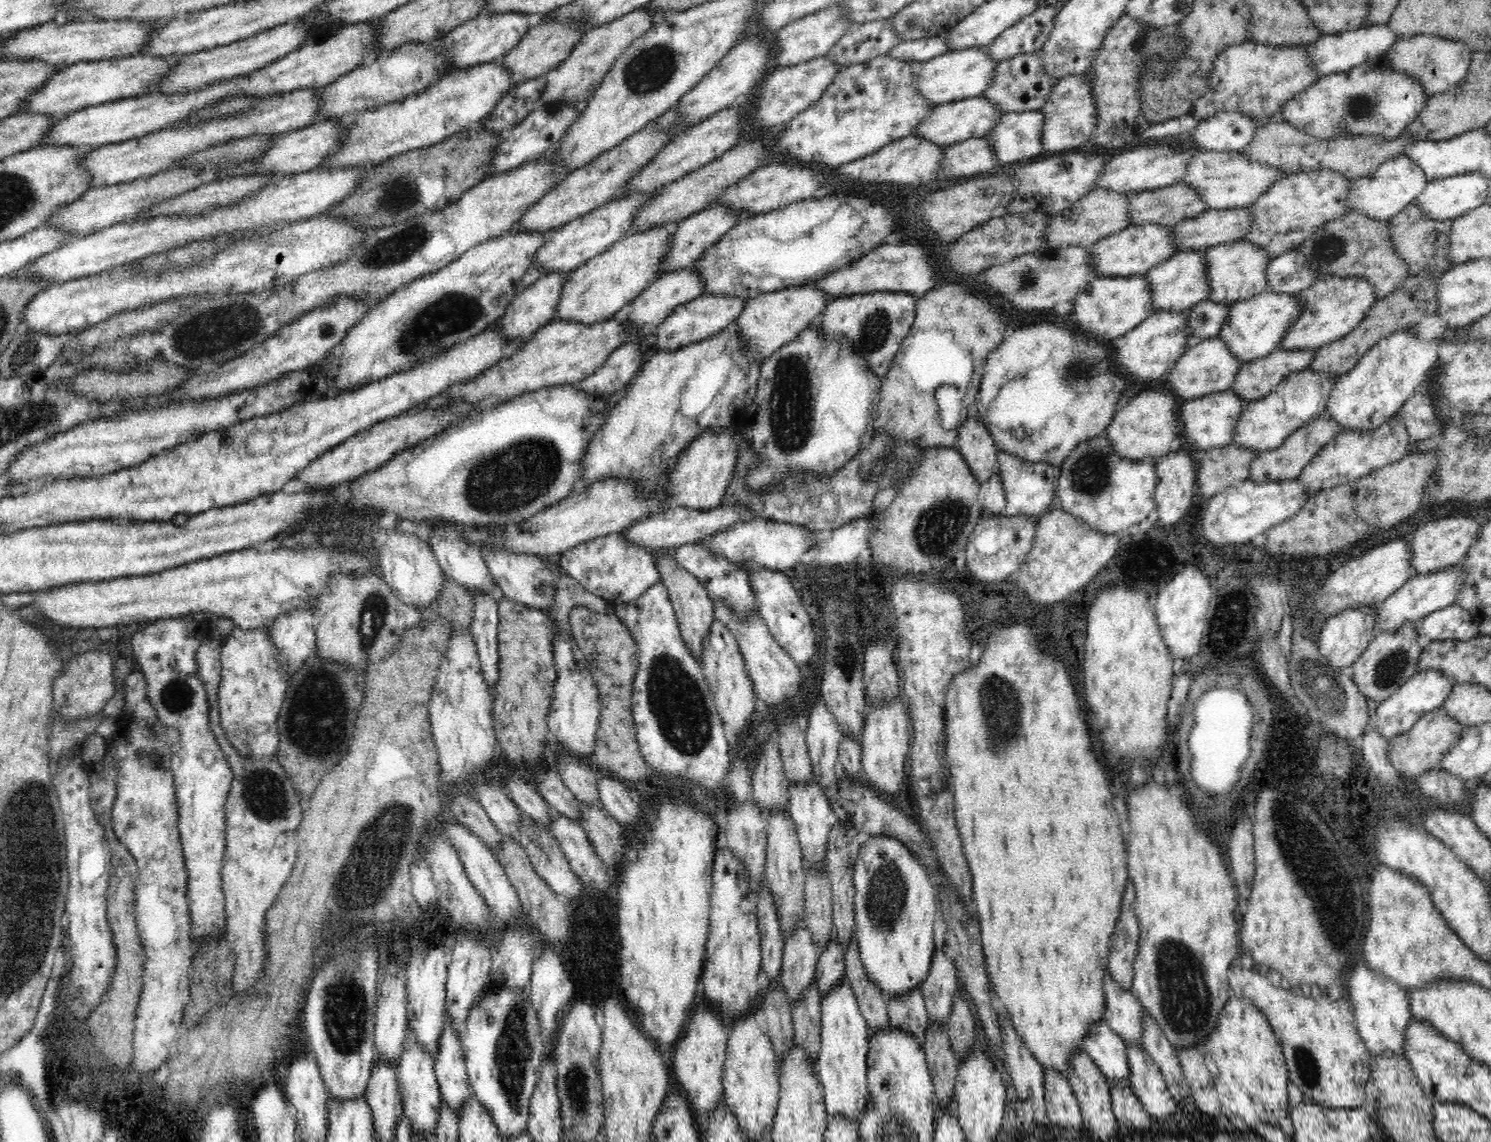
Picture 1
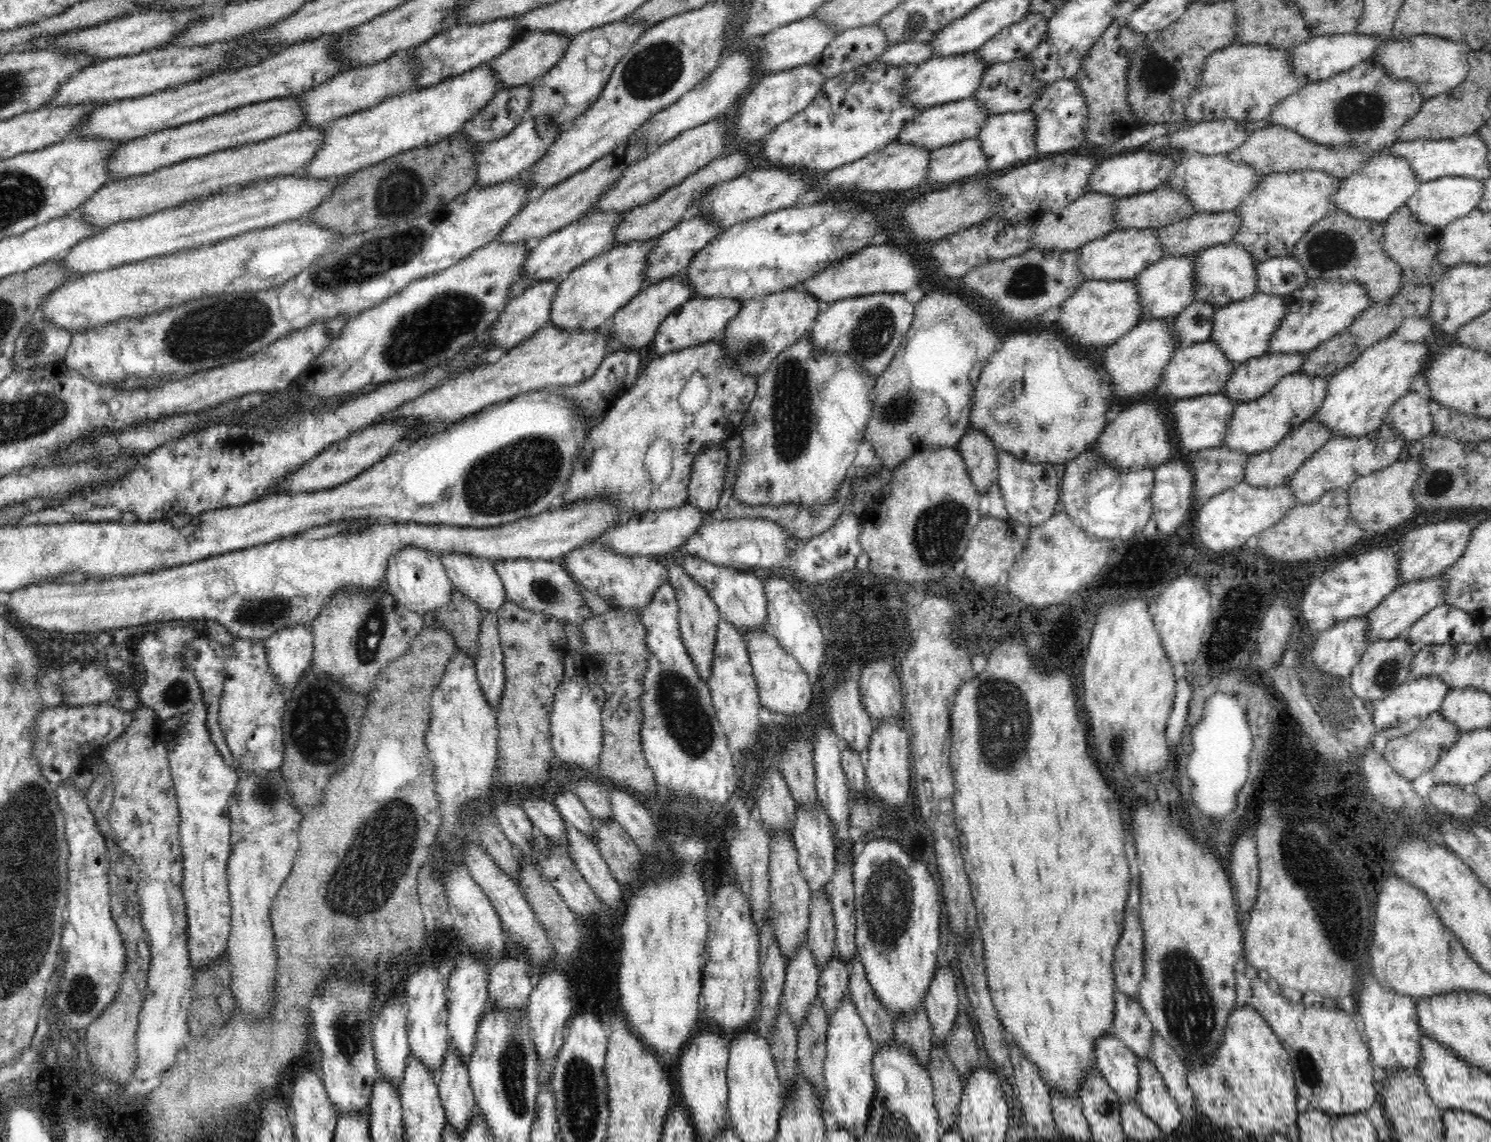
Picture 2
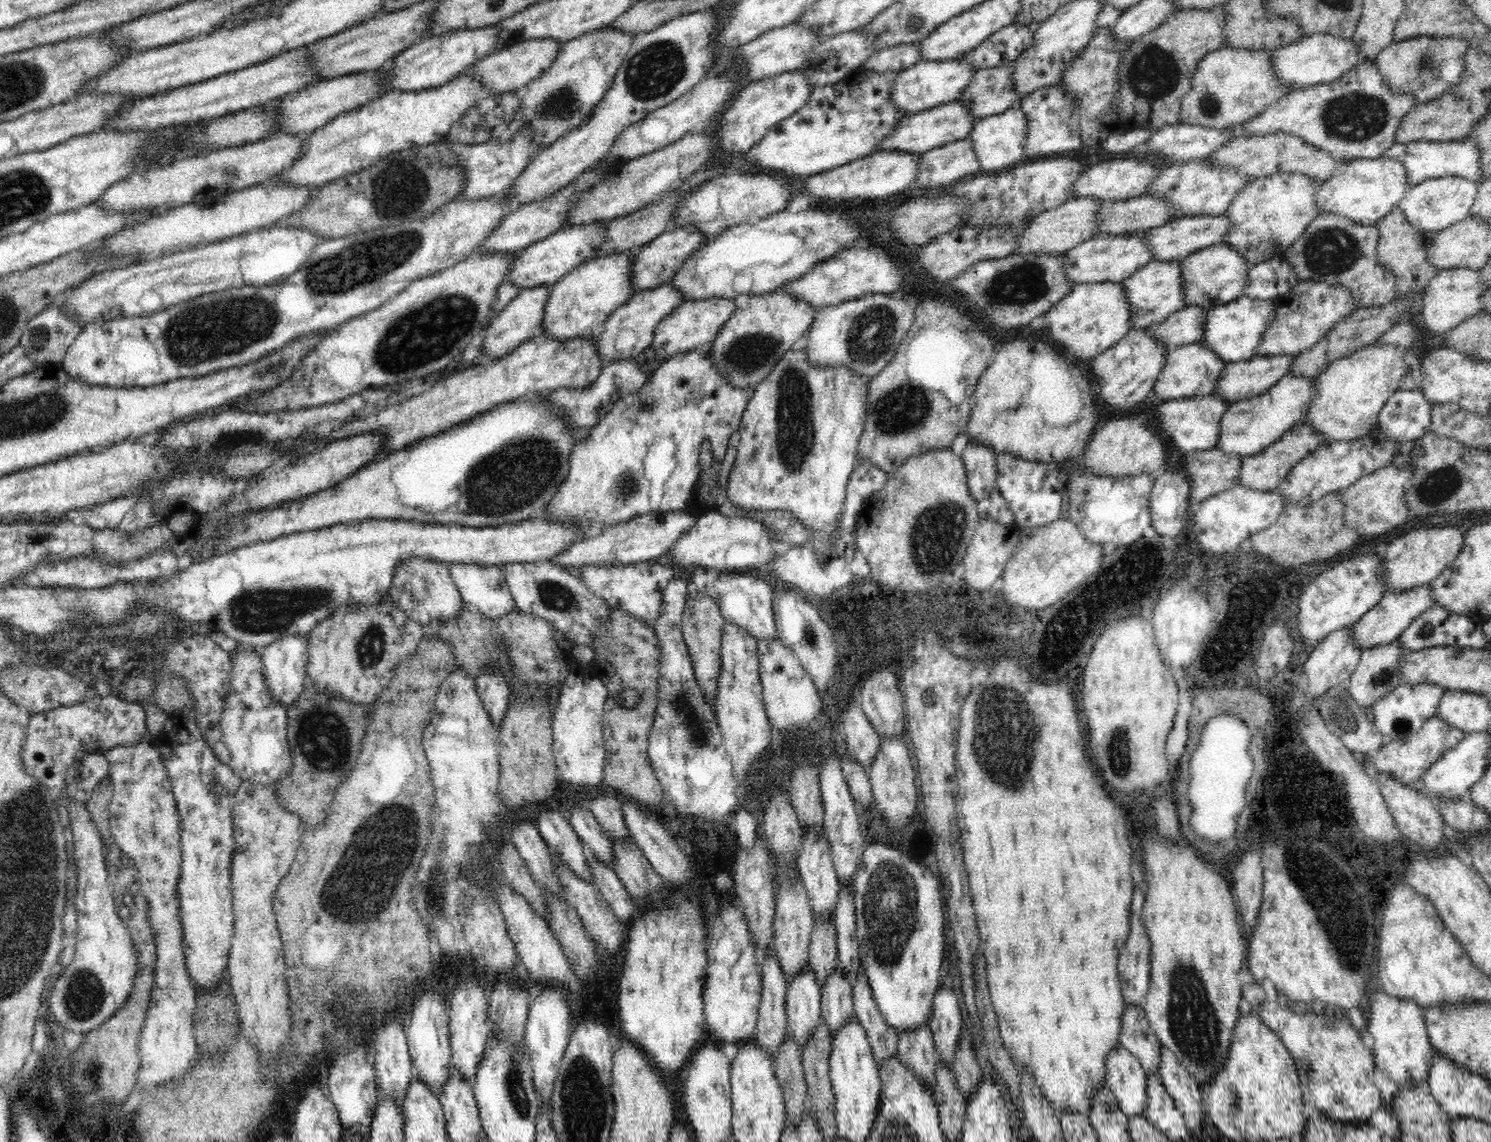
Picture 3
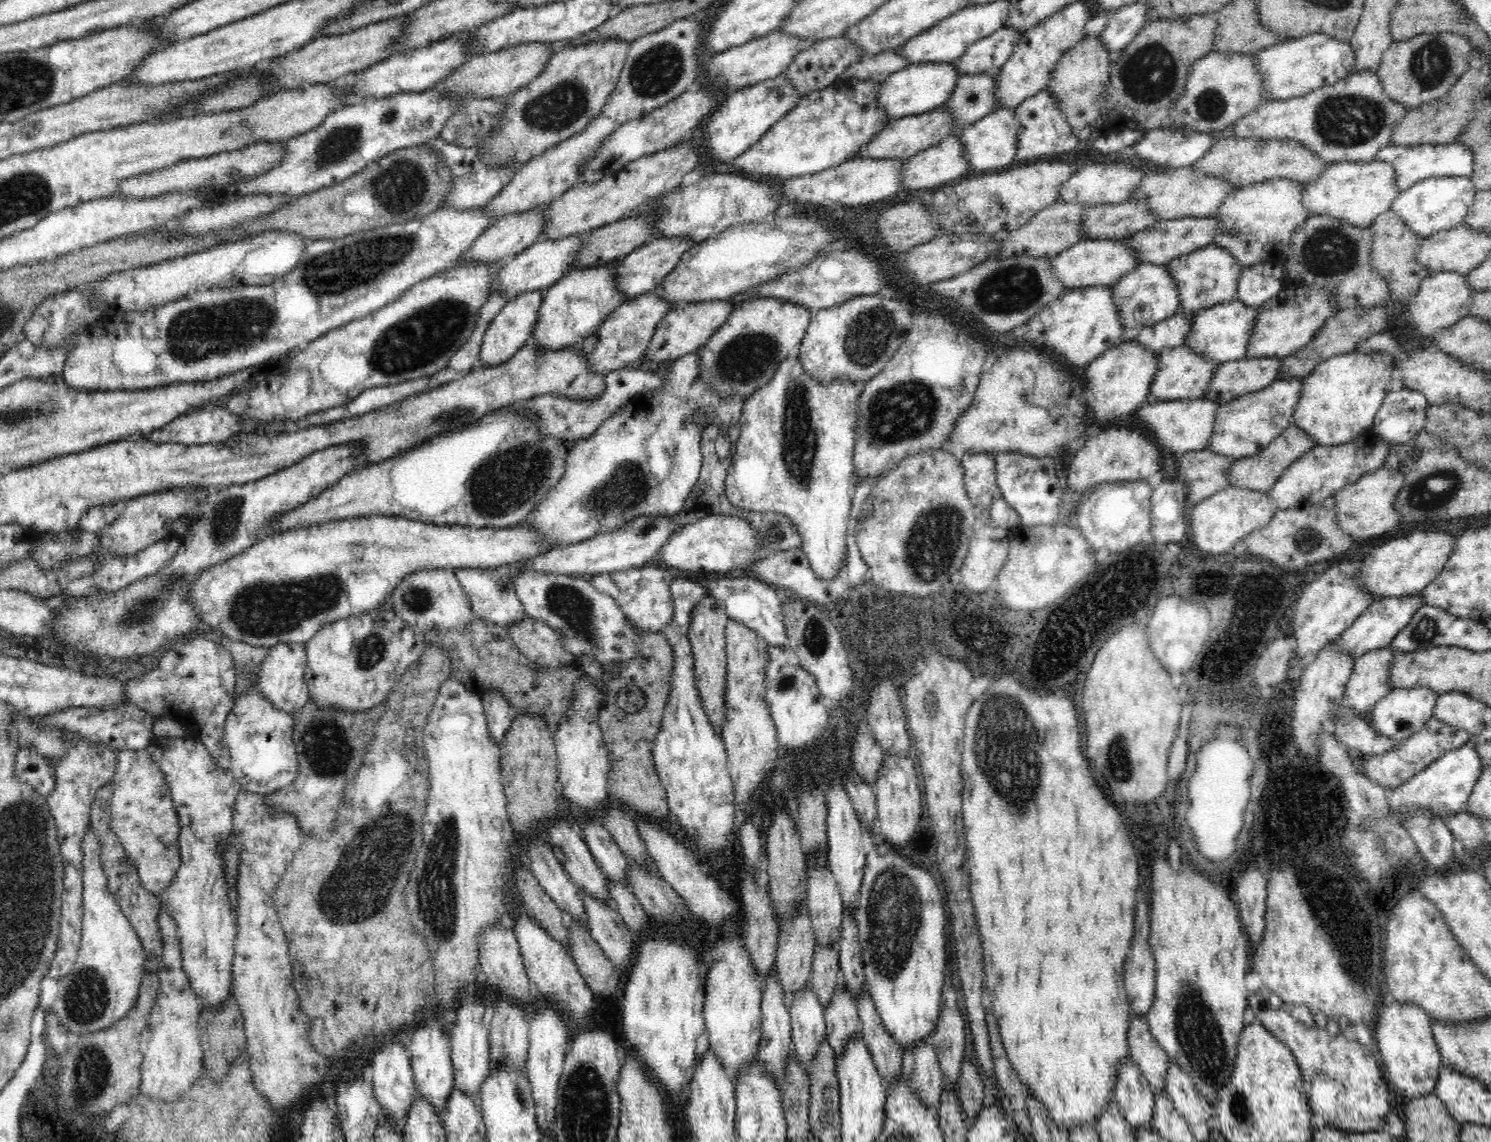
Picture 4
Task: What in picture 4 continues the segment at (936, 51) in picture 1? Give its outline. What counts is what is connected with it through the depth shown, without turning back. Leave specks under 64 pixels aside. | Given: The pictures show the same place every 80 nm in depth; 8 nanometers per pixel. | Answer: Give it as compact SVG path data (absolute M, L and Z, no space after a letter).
M886 49L872 56L862 56L862 60L854 62L840 77L855 76L858 79L874 79L882 83L890 74L898 72L898 70L908 65L902 51L899 49Z

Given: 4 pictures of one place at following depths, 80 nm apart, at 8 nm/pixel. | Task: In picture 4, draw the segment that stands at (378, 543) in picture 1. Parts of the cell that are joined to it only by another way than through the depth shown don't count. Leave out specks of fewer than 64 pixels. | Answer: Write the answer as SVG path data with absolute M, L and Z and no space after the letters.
M425 568L410 573L397 584L390 601L396 617L408 624L414 632L422 632L423 634L432 630L464 632L464 628L470 626L475 617L472 604L468 601L466 593L452 569Z

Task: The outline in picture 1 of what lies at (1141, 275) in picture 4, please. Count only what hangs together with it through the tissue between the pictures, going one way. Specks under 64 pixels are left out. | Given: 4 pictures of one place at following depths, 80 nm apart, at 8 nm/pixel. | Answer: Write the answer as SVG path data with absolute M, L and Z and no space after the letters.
M1206 250L1178 251L1168 261L1158 267L1150 268L1144 275L1152 289L1152 305L1154 312L1167 310L1168 312L1187 312L1194 308L1195 304L1208 299L1210 294L1210 279L1206 273L1207 252Z

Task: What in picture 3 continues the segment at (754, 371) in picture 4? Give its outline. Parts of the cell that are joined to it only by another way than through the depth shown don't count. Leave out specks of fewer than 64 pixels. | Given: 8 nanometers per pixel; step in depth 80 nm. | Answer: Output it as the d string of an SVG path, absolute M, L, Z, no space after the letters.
M776 289L766 294L752 294L746 308L740 308L732 314L722 330L713 340L710 350L712 364L722 373L726 381L740 388L754 388L765 379L782 355L794 342L810 330L817 310L806 300Z

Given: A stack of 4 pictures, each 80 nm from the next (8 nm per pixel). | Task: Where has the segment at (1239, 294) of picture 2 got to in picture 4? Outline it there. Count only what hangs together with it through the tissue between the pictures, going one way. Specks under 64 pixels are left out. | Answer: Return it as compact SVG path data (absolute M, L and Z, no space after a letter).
M1214 243L1194 251L1168 264L1170 275L1174 277L1174 284L1178 289L1180 310L1189 315L1234 299L1238 294L1238 276L1244 269L1230 252Z

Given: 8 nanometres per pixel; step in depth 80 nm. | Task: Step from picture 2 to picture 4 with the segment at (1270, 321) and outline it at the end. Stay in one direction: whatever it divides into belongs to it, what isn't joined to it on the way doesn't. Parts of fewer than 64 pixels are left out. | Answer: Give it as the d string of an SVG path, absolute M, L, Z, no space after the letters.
M1236 296L1230 302L1217 304L1193 314L1188 340L1184 342L1192 351L1204 355L1220 364L1228 361L1246 359L1246 346L1254 332L1256 316L1261 307L1250 307Z

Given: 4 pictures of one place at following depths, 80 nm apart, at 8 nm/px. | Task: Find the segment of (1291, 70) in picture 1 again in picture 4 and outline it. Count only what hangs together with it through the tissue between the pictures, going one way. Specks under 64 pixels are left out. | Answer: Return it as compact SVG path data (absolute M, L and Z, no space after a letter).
M1209 52L1192 65L1185 85L1170 114L1174 119L1173 127L1190 128L1195 132L1214 131L1225 135L1236 121L1269 101L1264 95L1264 83L1258 75L1256 54L1253 53Z

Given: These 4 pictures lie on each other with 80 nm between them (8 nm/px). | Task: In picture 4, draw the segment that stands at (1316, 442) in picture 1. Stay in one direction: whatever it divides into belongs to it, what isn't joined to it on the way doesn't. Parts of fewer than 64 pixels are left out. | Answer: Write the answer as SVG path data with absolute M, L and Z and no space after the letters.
M1294 424L1286 427L1286 430L1282 430L1280 436L1276 436L1276 438L1258 454L1234 460L1232 468L1228 470L1230 485L1236 488L1247 488L1253 491L1268 493L1271 488L1274 488L1275 482L1278 482L1278 478L1282 476L1290 464L1316 446L1318 446L1318 444L1314 442L1314 439L1312 439L1308 433L1302 431L1298 425Z

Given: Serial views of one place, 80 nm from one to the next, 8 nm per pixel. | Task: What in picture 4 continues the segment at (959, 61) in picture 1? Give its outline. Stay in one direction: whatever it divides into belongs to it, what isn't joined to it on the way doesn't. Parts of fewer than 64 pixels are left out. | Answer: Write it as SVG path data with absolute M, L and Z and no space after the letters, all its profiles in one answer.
M910 63L880 83L877 110L884 111L892 120L930 112L950 100L962 75L953 63Z

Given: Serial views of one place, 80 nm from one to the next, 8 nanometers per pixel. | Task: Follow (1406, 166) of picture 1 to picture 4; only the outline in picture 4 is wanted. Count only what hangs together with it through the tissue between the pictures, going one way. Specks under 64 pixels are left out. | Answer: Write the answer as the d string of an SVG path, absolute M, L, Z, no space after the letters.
M1345 162L1328 164L1317 180L1304 184L1305 198L1310 216L1330 215L1345 220L1355 227L1368 228L1383 212L1390 210L1392 202L1401 192L1397 186L1394 167L1386 162Z

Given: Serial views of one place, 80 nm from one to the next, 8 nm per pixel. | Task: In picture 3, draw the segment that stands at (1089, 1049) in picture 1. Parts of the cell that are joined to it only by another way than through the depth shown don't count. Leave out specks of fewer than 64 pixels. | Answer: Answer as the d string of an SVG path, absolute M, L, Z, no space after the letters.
M1120 1046L1105 1058L1106 1080L1126 1116L1145 1116L1148 1078L1140 1060Z

